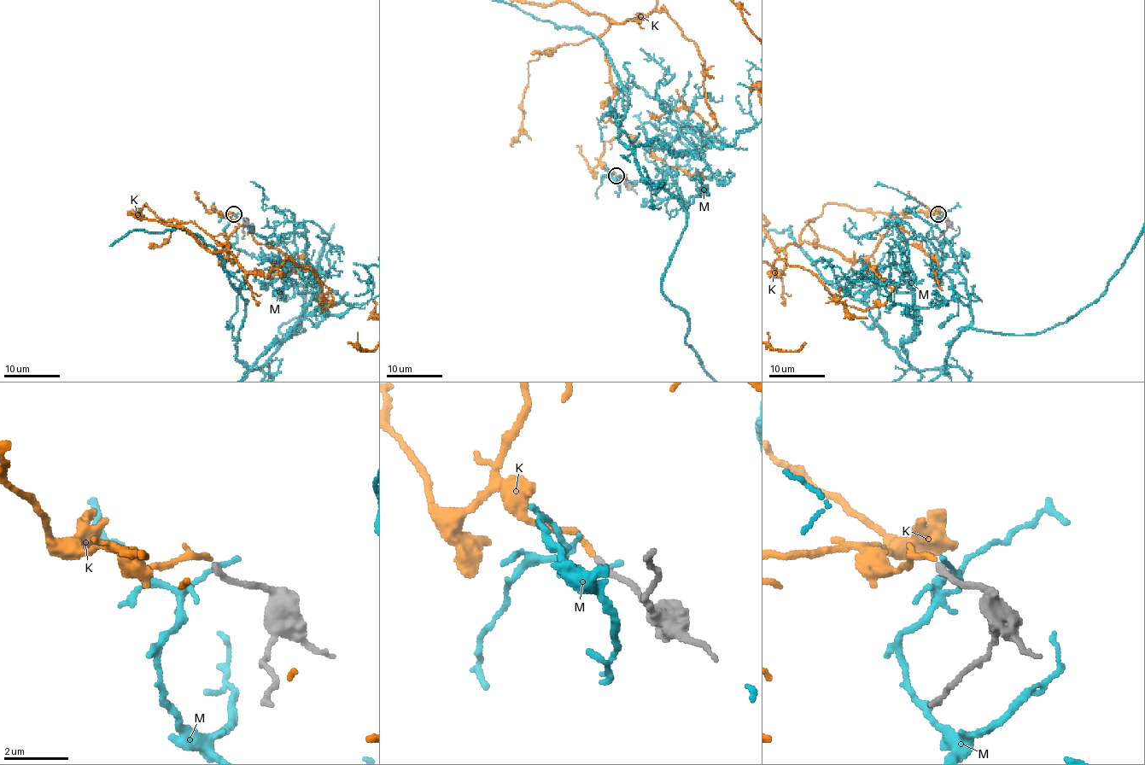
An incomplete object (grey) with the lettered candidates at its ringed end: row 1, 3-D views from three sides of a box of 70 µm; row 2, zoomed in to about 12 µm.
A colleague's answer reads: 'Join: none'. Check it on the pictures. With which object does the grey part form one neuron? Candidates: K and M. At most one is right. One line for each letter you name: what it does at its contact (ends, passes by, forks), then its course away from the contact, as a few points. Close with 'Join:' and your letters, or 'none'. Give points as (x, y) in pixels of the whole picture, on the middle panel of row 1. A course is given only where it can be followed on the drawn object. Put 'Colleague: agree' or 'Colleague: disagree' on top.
Colleague: disagree
K: It ends there
Join: K

